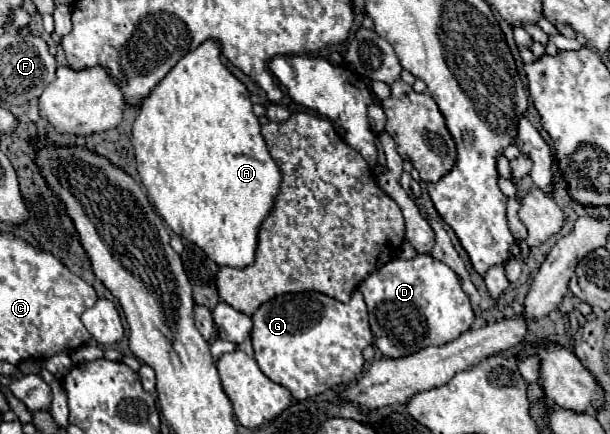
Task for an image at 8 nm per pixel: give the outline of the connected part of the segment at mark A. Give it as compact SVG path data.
M205 40L197 50L185 54L173 68L171 72L155 86L155 90L145 98L145 102L141 104L139 116L133 124L133 136L131 136L131 144L135 148L135 162L137 162L137 172L141 176L143 186L149 192L149 198L153 200L157 212L161 214L161 218L167 222L167 226L177 234L183 236L187 240L191 240L193 244L197 244L213 262L217 262L219 266L231 266L231 268L245 268L255 260L255 250L257 250L257 234L259 234L259 226L261 222L267 218L267 214L271 212L273 204L275 204L275 196L279 192L279 184L281 184L281 172L275 164L275 160L271 158L265 140L261 136L261 124L259 118L253 114L253 104L249 100L249 90L247 86L237 80L227 66L221 62L221 46L217 40Z

